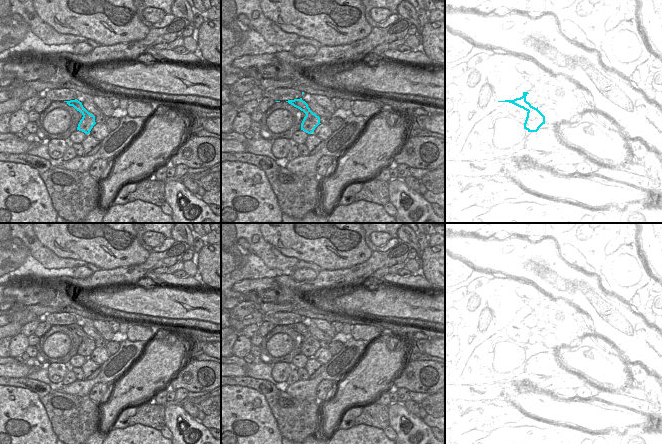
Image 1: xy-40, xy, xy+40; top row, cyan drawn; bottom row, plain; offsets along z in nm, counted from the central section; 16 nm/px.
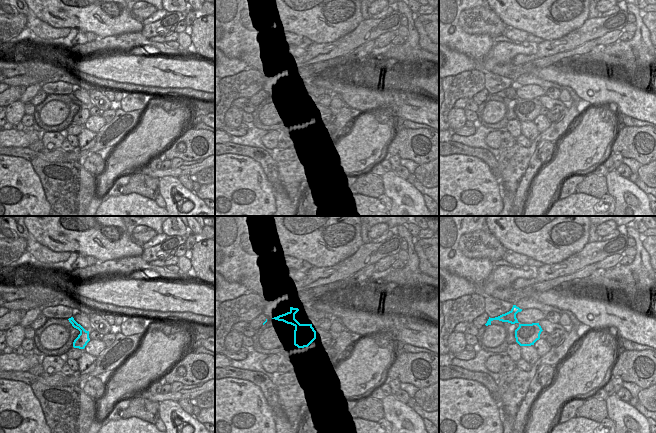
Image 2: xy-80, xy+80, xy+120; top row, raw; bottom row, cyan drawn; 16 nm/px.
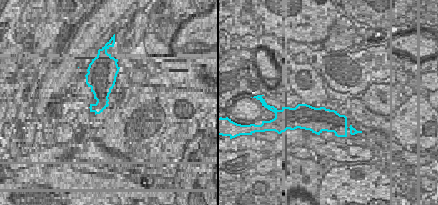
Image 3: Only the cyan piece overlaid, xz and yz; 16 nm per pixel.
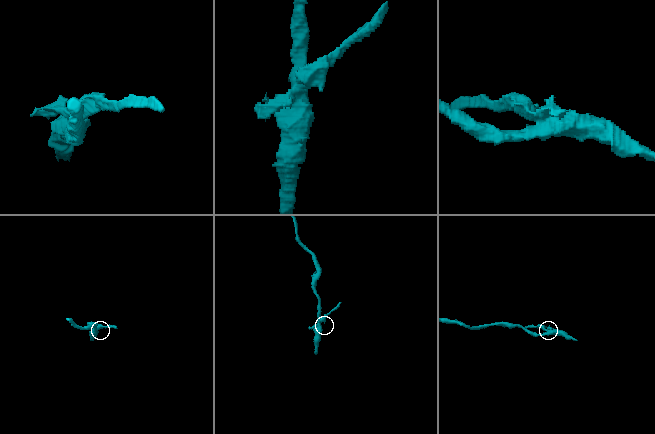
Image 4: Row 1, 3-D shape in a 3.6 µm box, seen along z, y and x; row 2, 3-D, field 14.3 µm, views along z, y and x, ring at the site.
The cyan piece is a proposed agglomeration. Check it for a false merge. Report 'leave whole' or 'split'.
split

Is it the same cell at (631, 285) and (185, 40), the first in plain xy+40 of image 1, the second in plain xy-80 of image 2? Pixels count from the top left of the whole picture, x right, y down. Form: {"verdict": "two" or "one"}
{"verdict": "two"}

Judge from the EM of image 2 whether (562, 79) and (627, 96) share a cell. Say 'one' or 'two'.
one

